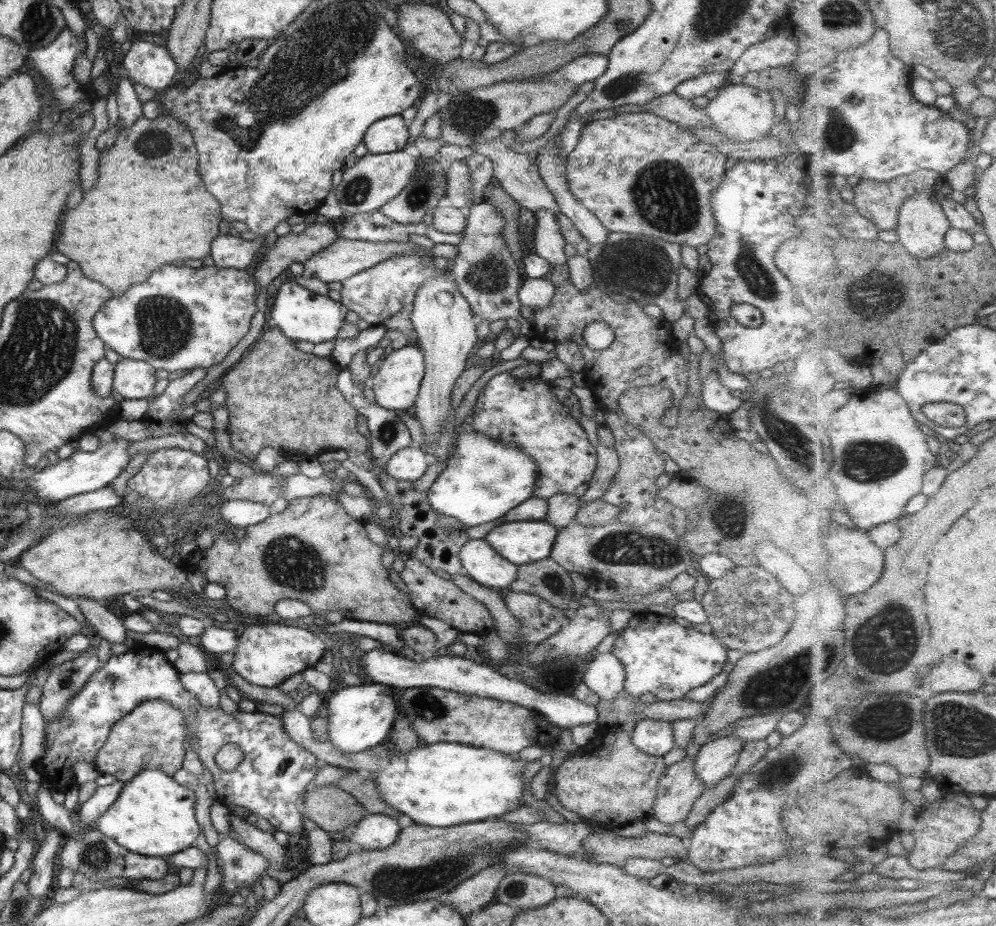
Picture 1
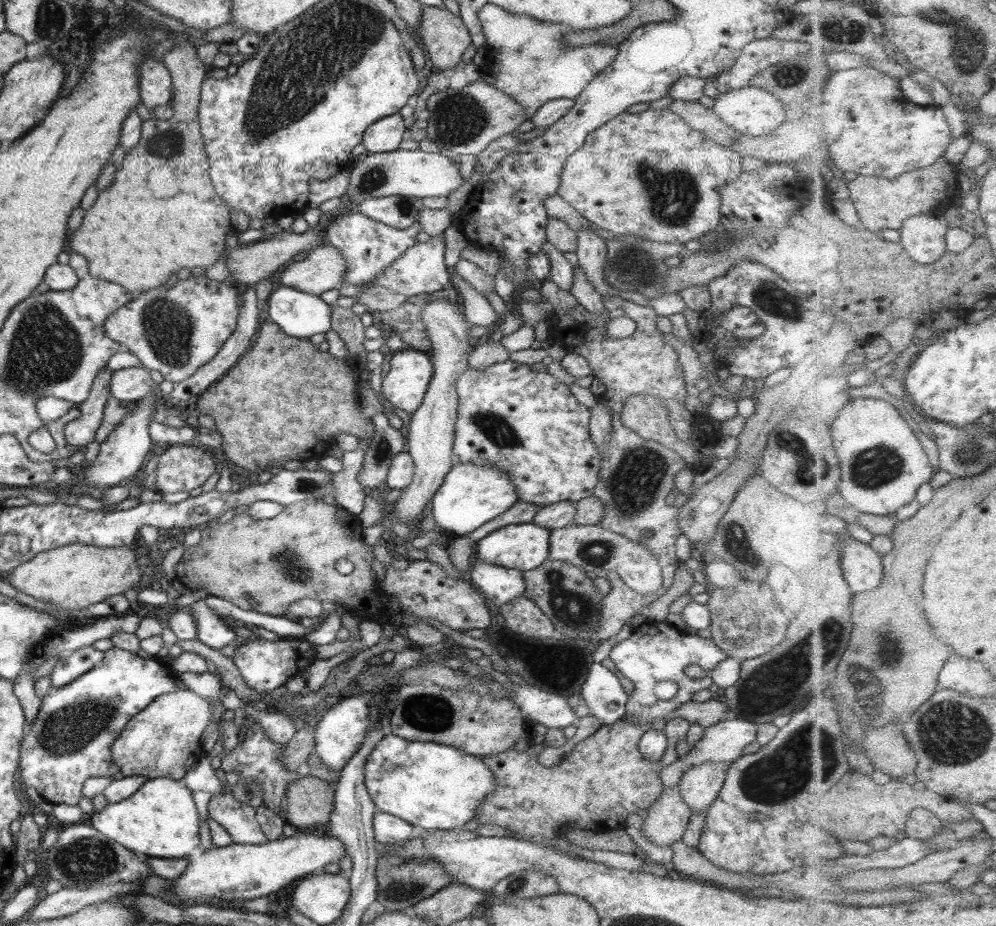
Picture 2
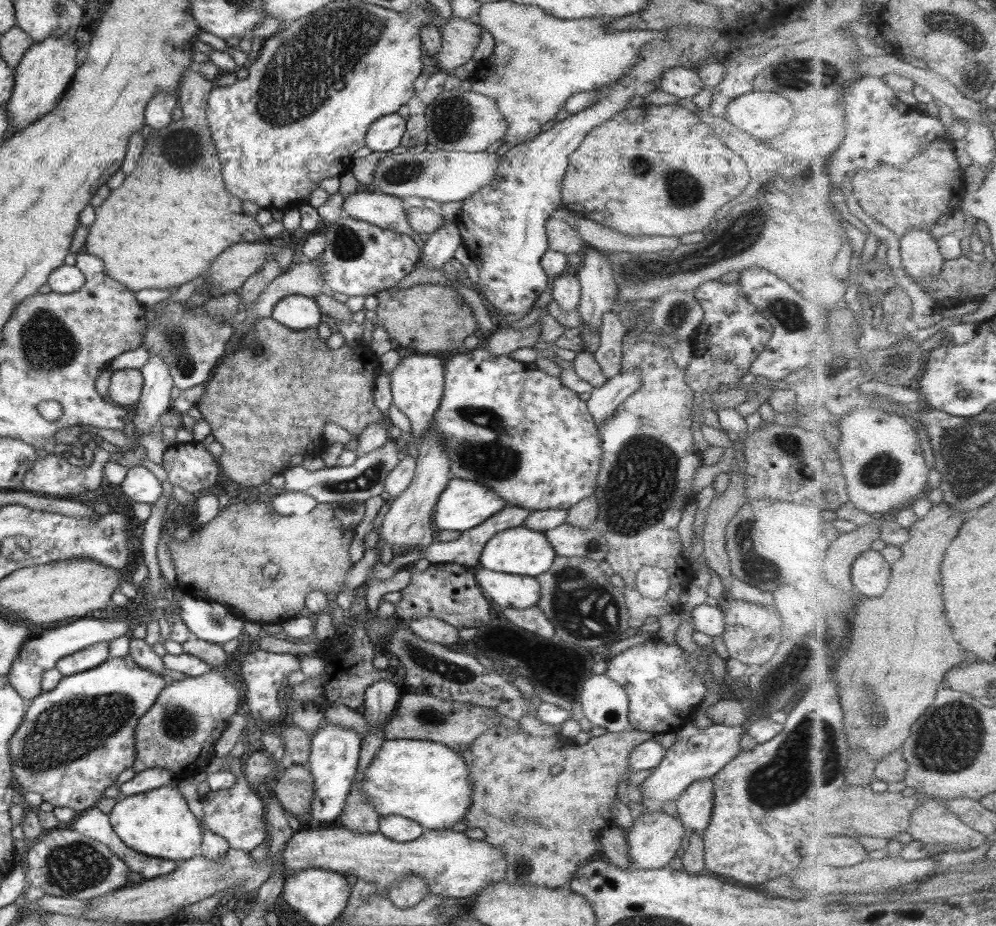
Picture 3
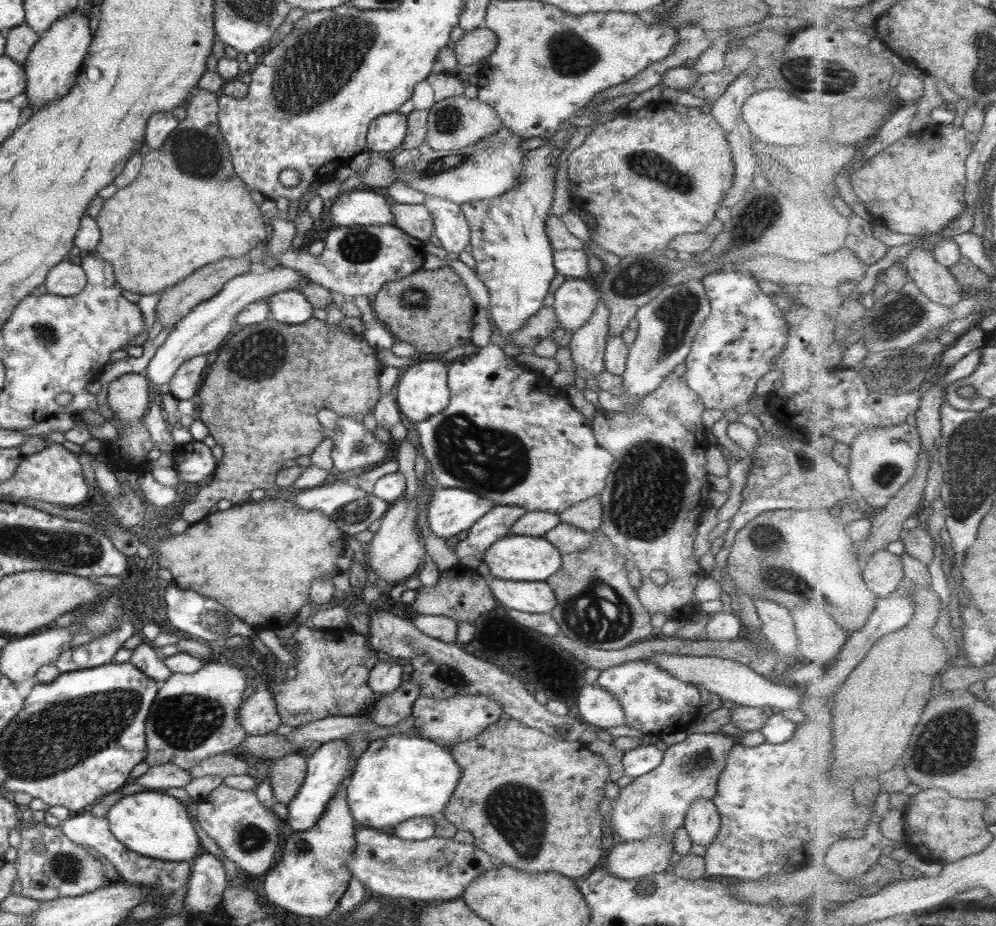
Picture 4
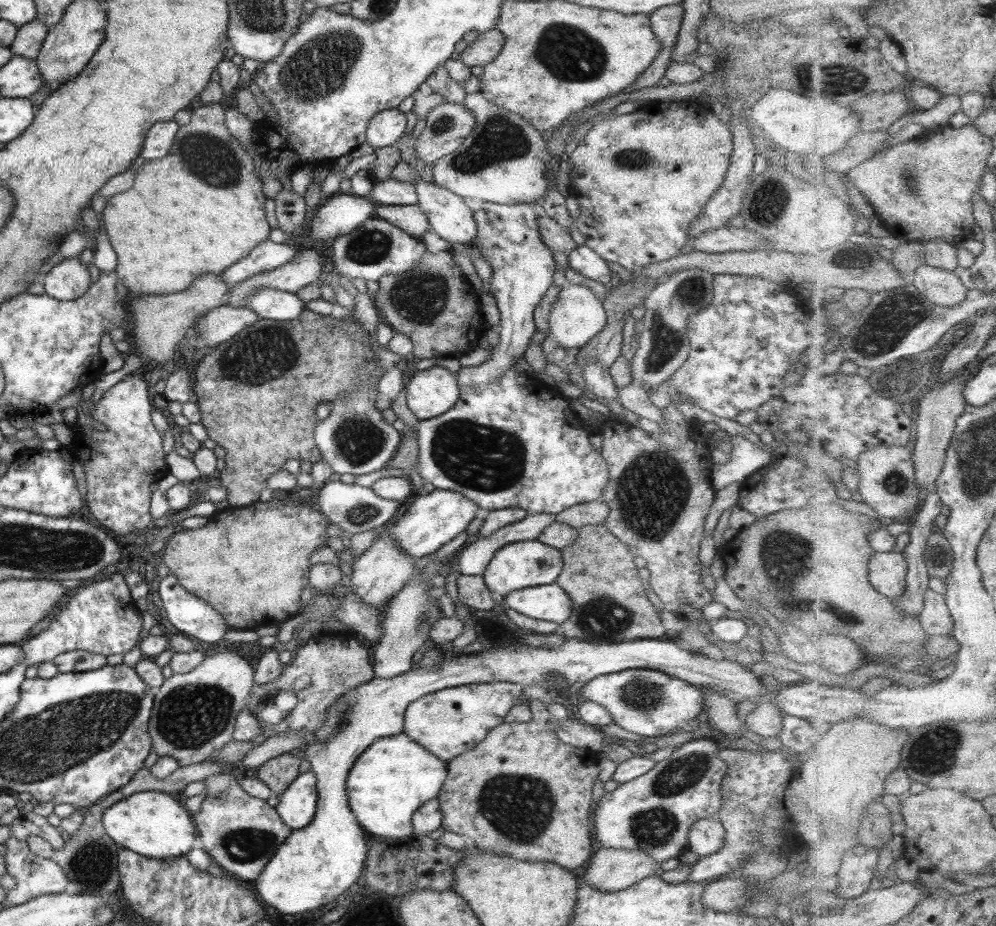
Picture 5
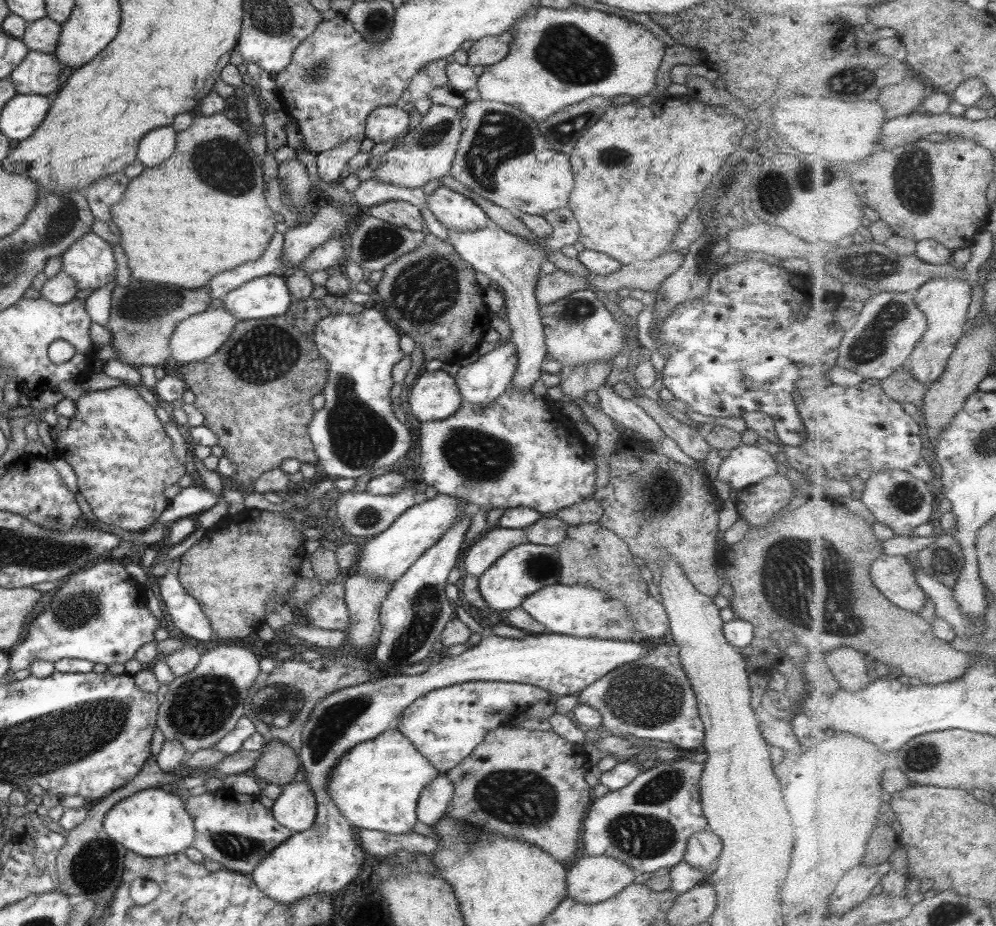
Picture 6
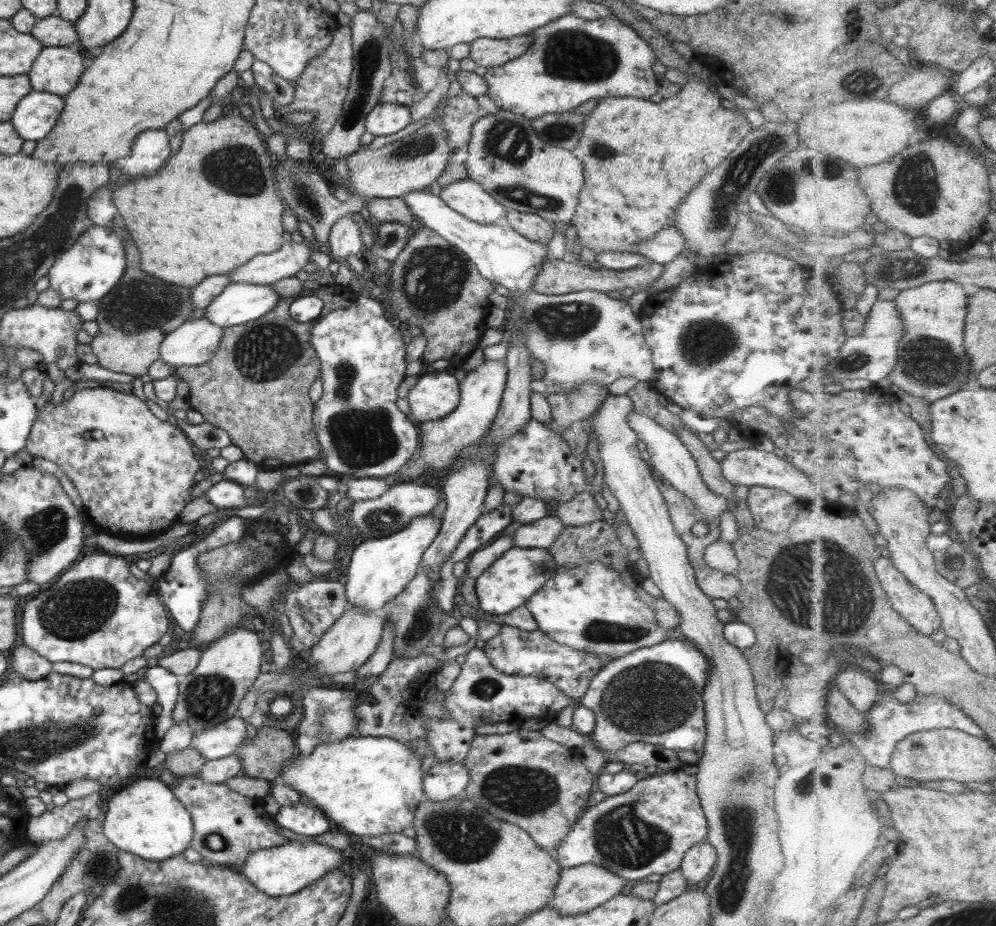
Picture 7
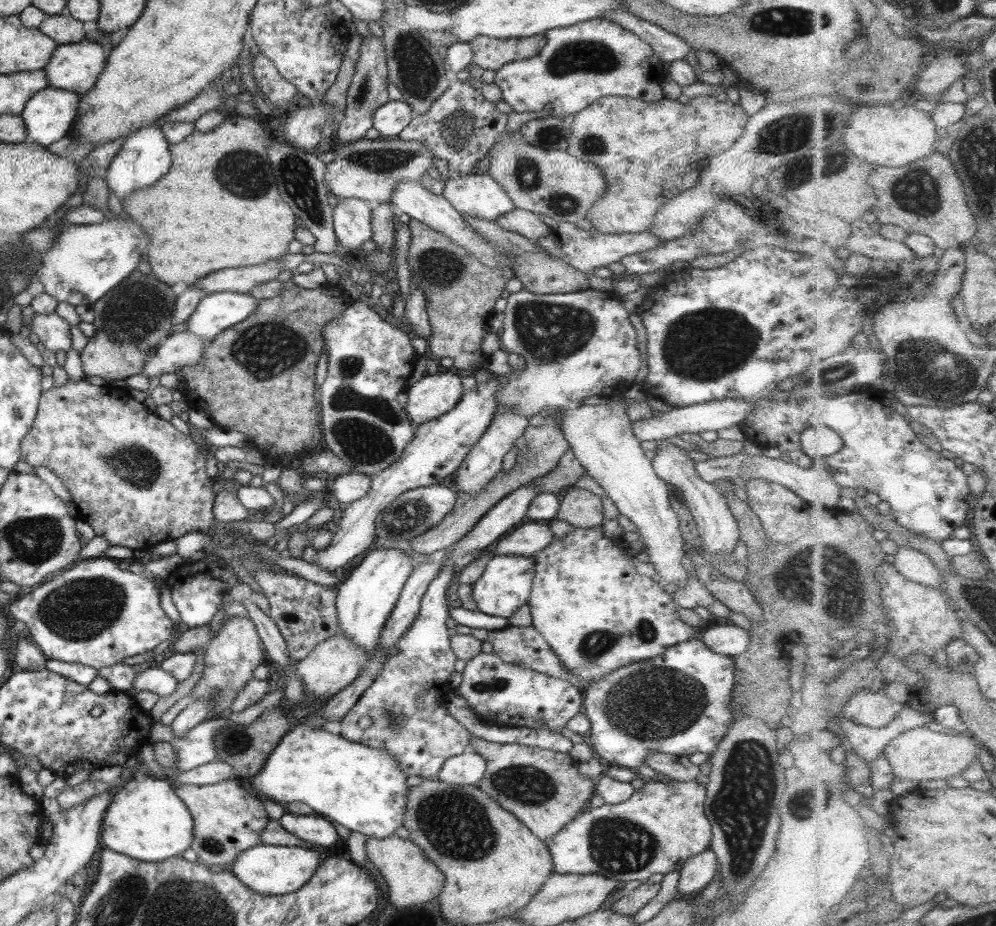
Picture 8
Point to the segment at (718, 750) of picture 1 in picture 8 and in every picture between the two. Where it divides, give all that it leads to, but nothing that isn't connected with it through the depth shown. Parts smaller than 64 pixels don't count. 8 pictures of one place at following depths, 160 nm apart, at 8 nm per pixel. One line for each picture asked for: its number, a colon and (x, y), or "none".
2: (699, 785)
3: (694, 805)
4: (701, 821)
5: (705, 836)
6: (702, 848)
7: (697, 863)
8: (696, 872)

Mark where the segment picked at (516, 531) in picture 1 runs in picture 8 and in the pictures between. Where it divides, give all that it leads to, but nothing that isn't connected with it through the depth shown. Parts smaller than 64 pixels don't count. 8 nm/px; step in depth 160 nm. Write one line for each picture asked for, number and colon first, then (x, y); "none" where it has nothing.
2: (523, 546)
3: (520, 551)
4: (525, 558)
5: (520, 564)
6: (525, 568)
7: (508, 582)
8: (505, 583)

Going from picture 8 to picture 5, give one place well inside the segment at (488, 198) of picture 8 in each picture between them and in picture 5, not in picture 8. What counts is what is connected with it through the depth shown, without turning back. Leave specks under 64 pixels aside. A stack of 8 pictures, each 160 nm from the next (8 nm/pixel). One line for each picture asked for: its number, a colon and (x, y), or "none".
5: (447, 215)
6: (455, 211)
7: (466, 197)

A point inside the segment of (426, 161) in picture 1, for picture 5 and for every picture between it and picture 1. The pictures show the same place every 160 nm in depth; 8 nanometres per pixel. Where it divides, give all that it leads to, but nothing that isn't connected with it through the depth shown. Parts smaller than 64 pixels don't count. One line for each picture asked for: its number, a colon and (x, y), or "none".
2: (399, 212)
3: (386, 212)
4: (362, 208)
5: (342, 212)

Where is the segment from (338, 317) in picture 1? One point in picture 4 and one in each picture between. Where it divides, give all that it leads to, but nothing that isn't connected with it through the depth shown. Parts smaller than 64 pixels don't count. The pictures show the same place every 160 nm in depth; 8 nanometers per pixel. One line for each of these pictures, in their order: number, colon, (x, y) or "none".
2: (300, 315)
3: (295, 312)
4: (290, 307)

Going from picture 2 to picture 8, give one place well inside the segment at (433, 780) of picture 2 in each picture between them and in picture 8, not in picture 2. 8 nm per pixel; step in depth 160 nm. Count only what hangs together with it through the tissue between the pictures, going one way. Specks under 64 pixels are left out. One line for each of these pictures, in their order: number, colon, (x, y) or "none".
3: (424, 781)
4: (397, 777)
5: (393, 776)
6: (376, 784)
7: (368, 785)
8: (364, 789)

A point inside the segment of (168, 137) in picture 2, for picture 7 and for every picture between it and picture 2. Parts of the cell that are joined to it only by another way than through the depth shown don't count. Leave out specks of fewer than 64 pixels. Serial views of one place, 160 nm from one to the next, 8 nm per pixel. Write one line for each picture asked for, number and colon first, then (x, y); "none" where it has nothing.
3: (172, 206)
4: (186, 208)
5: (200, 209)
6: (202, 211)
7: (213, 205)

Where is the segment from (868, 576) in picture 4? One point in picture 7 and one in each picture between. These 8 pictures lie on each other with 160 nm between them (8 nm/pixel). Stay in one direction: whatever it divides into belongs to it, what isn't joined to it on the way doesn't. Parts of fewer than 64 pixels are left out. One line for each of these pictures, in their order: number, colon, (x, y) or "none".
5: (888, 570)
6: (894, 575)
7: (917, 607)

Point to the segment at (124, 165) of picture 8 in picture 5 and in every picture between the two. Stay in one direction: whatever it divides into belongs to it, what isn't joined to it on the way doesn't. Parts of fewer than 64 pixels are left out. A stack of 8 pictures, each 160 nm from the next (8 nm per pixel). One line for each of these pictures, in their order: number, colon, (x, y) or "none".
5: (159, 136)
6: (156, 146)
7: (150, 148)

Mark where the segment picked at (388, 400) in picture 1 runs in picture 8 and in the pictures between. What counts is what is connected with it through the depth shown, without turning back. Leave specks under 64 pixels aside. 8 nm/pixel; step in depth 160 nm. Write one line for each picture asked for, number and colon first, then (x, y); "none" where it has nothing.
2: (403, 385)
3: (416, 384)
4: (421, 392)
5: (430, 392)
6: (433, 395)
7: (433, 396)
8: (431, 396)

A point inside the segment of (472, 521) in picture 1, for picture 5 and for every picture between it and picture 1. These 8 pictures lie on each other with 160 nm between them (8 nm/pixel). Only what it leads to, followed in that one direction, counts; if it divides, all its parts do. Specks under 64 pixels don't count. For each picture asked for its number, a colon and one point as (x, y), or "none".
2: (471, 495)
3: (463, 504)
4: (450, 510)
5: (431, 520)

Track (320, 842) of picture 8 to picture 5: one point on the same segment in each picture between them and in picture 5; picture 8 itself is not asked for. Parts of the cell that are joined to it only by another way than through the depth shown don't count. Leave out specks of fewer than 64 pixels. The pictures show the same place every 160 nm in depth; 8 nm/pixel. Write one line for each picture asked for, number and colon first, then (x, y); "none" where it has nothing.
5: (296, 804)
6: (295, 808)
7: (299, 818)

